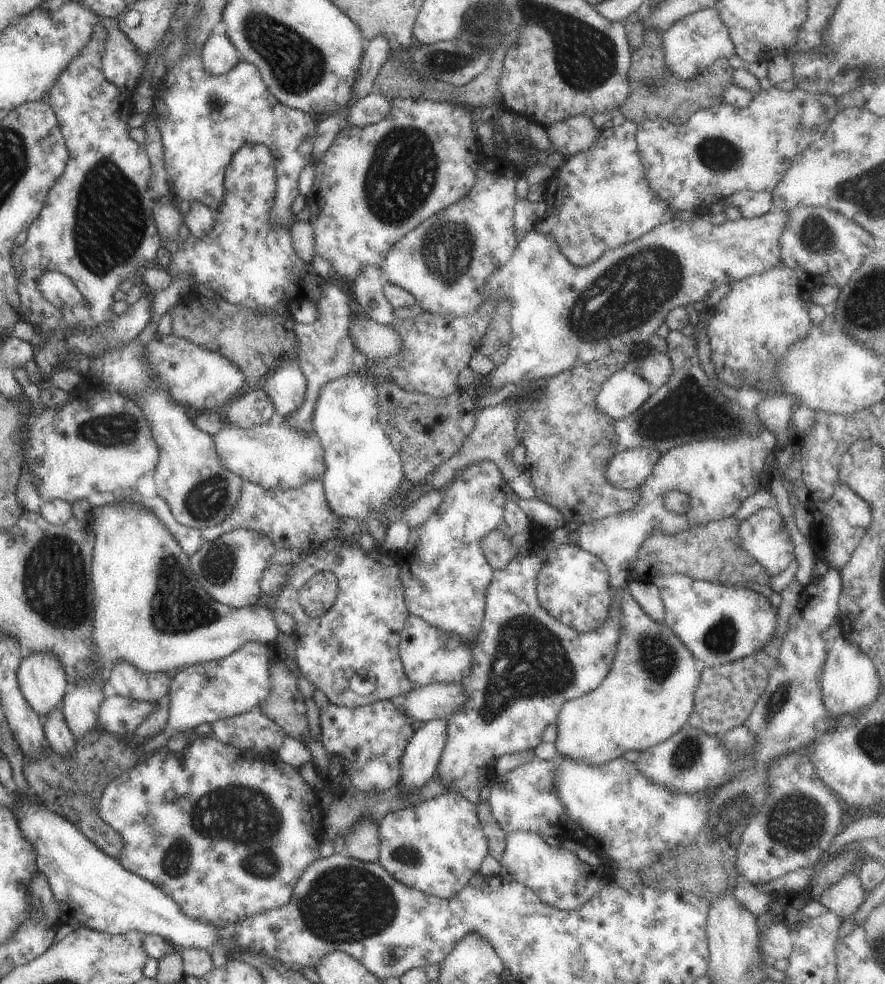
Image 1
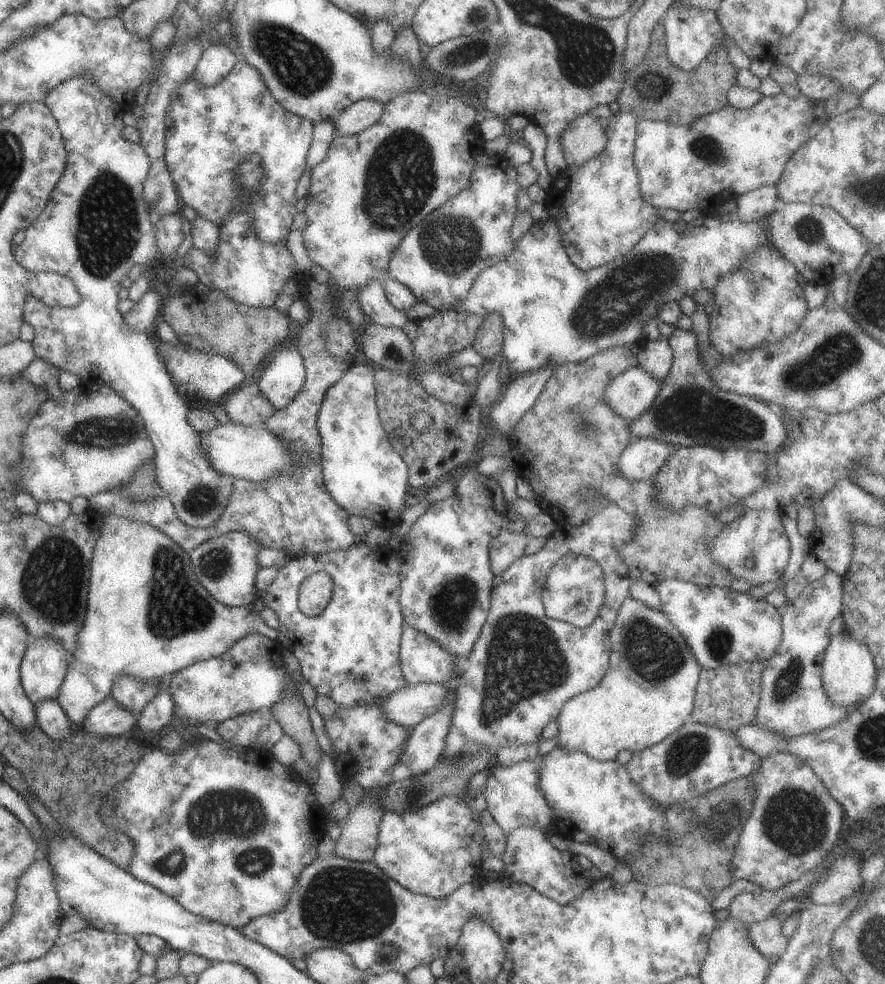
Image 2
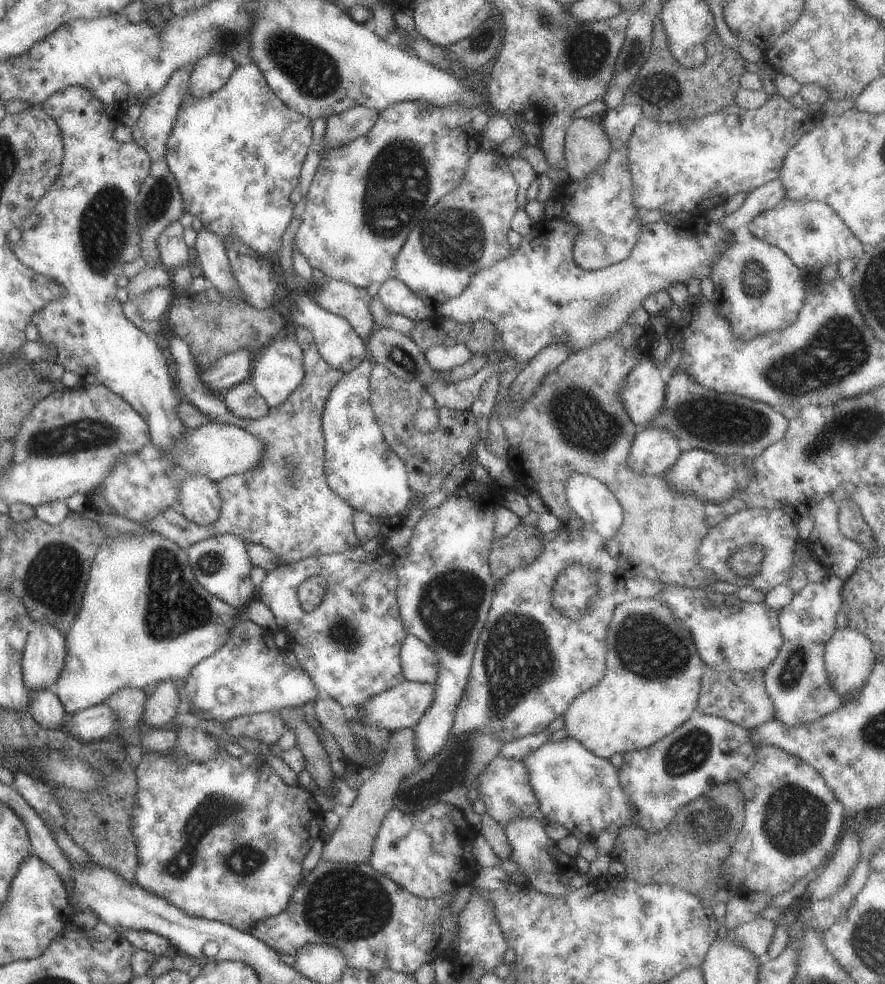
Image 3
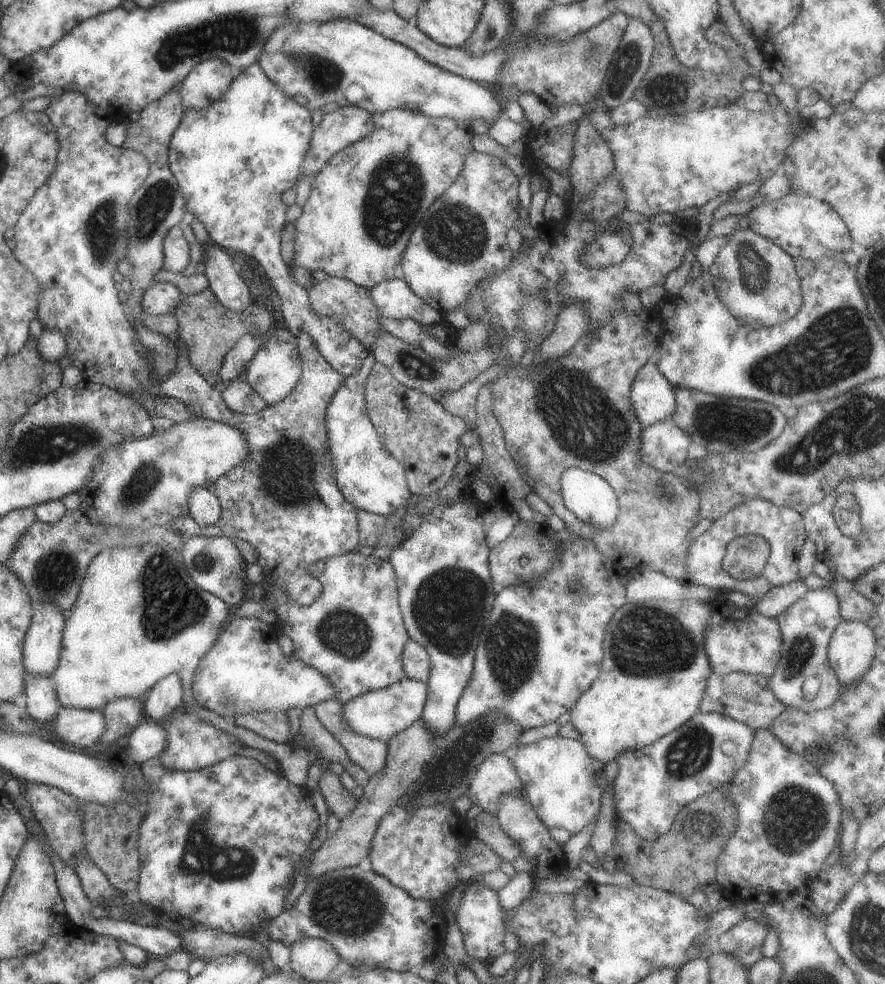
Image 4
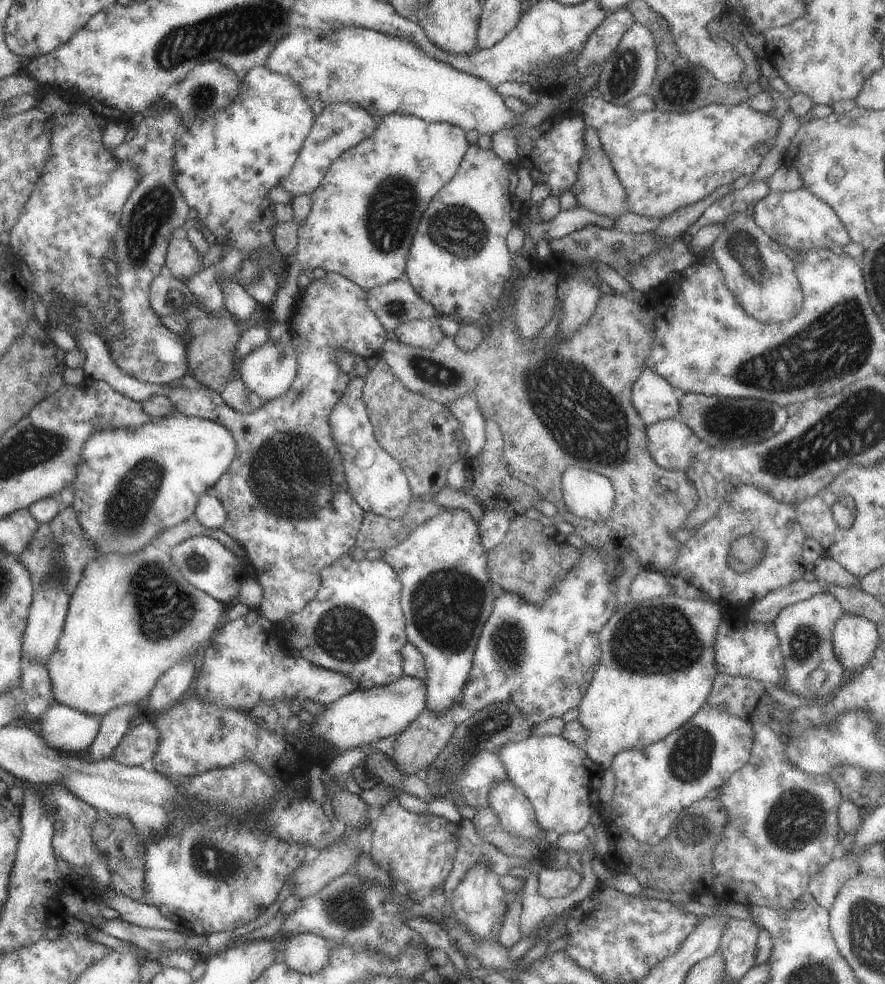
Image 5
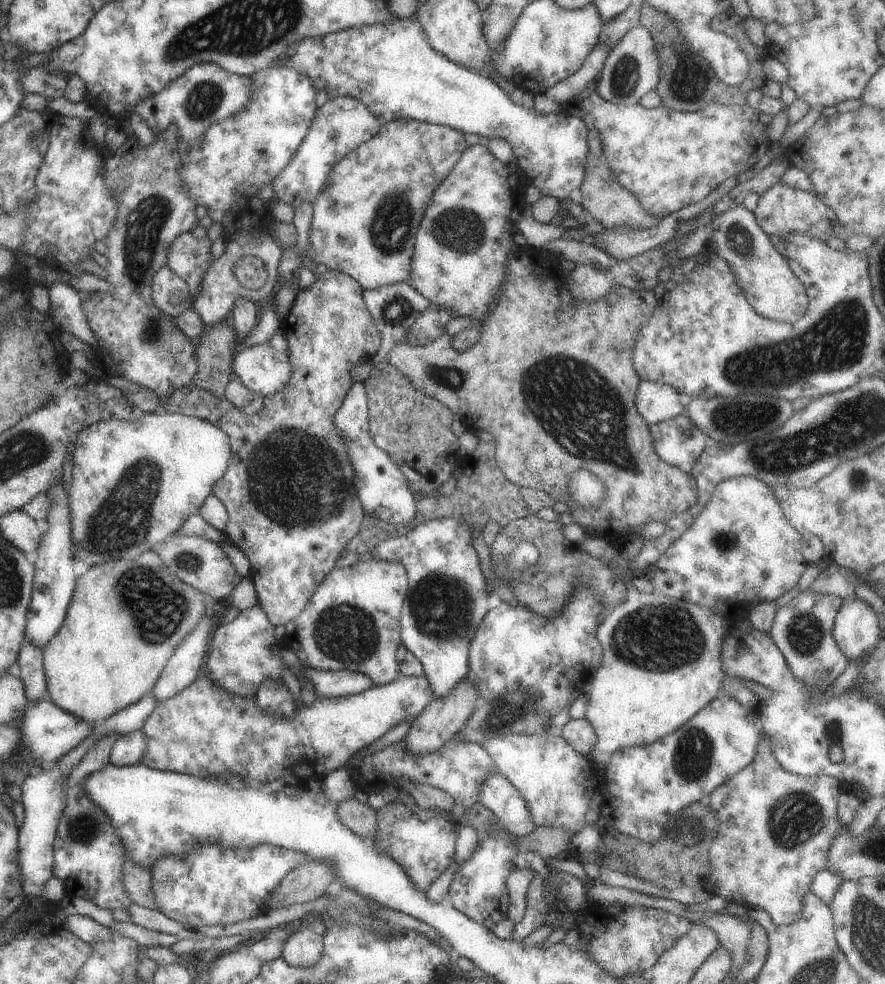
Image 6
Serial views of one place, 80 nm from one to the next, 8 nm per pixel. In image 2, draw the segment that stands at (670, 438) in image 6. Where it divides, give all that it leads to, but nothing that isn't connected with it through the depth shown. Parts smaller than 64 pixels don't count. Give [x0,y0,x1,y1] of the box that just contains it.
[618,437,674,481]

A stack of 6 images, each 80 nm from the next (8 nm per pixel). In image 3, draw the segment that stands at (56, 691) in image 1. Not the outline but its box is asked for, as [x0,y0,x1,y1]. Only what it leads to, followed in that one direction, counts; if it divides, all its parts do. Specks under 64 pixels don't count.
[20,622,65,695]

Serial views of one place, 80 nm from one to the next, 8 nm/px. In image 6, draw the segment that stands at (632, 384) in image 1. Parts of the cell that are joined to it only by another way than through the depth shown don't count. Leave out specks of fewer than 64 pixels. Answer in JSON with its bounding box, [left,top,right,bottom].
[635,380,690,426]

